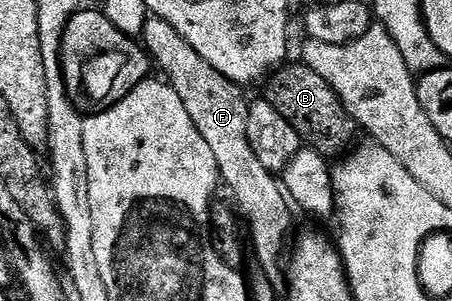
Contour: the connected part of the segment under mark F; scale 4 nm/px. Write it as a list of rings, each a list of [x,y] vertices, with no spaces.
[[[147,18],[140,36],[147,55],[163,71],[165,82],[184,101],[184,109],[188,109],[188,117],[192,117],[192,125],[200,129],[200,137],[208,141],[208,149],[212,149],[212,157],[216,157],[218,174],[224,187],[234,194],[232,200],[252,244],[252,255],[256,258],[256,266],[265,273],[270,282],[278,285],[284,279],[284,260],[288,255],[288,244],[291,242],[290,230],[294,227],[294,219],[290,216],[291,204],[288,202],[283,185],[260,161],[252,147],[248,145],[248,109],[250,103],[241,86],[234,83],[220,69],[212,69],[168,21]]]

